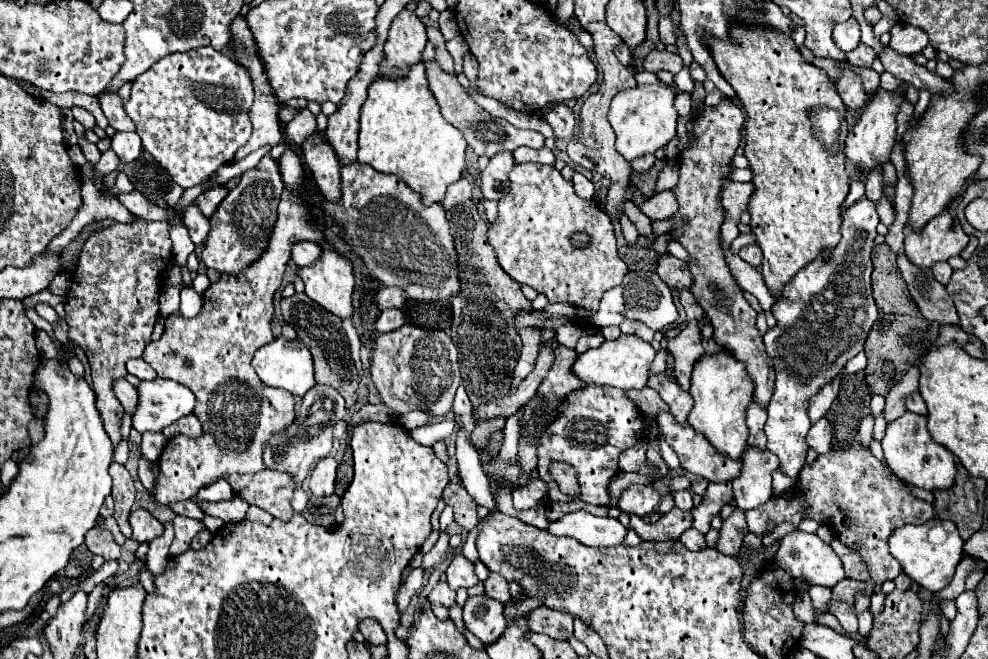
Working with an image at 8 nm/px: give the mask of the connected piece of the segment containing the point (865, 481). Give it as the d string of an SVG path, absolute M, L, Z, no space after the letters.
M852 441L846 449L832 447L826 453L818 455L814 463L806 463L790 495L772 497L768 503L764 503L764 507L756 507L746 513L748 529L758 537L766 535L768 521L772 521L774 525L790 523L798 527L800 521L806 517L832 527L838 539L846 547L854 549L868 565L868 581L842 579L834 585L832 599L826 605L826 613L830 613L832 603L844 601L852 607L854 597L858 593L866 593L868 597L872 597L876 585L896 579L902 573L900 563L888 553L886 541L894 529L906 523L920 525L930 521L934 517L934 507L914 497L910 487L904 481L900 481L892 473L892 469L886 467L886 463L876 459L868 447L864 447L860 441Z

